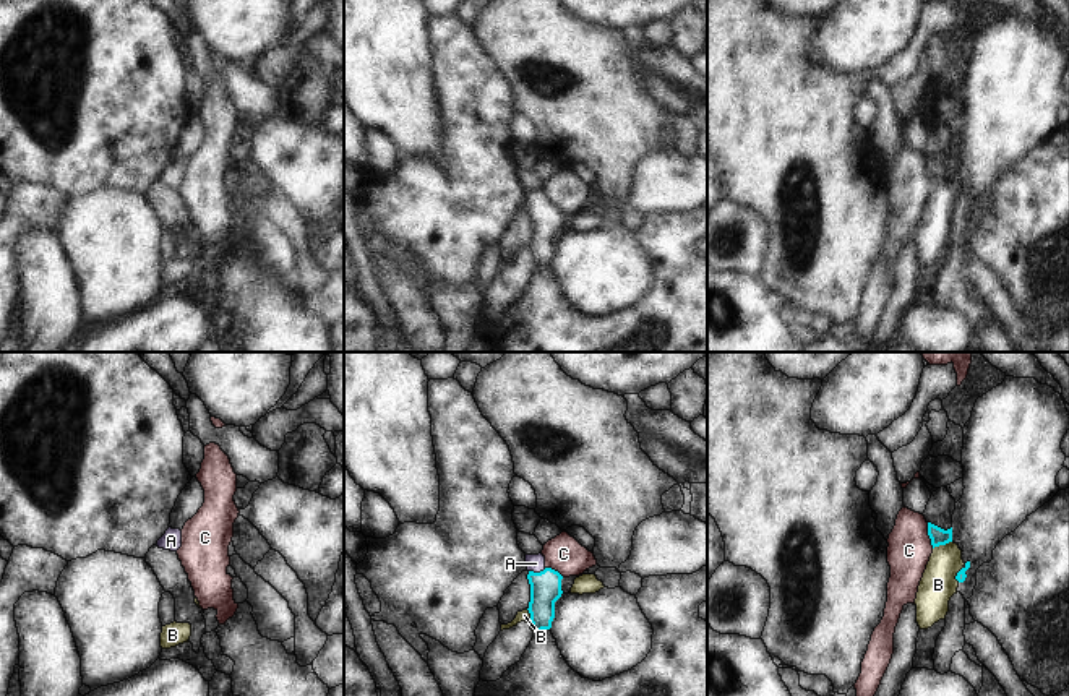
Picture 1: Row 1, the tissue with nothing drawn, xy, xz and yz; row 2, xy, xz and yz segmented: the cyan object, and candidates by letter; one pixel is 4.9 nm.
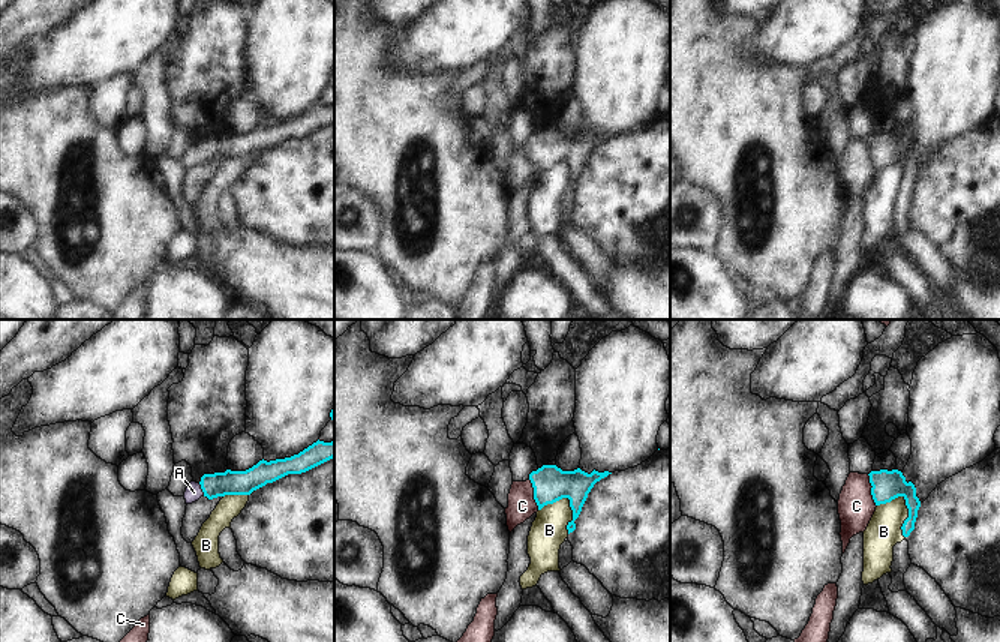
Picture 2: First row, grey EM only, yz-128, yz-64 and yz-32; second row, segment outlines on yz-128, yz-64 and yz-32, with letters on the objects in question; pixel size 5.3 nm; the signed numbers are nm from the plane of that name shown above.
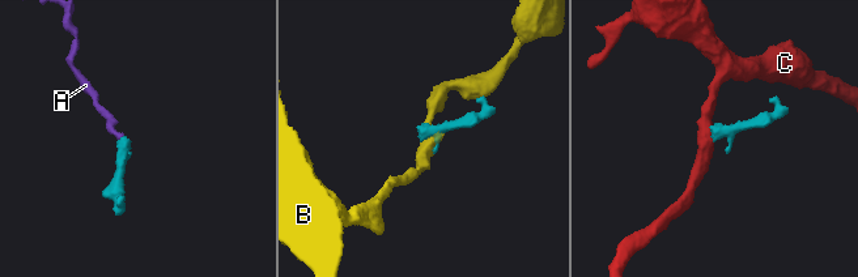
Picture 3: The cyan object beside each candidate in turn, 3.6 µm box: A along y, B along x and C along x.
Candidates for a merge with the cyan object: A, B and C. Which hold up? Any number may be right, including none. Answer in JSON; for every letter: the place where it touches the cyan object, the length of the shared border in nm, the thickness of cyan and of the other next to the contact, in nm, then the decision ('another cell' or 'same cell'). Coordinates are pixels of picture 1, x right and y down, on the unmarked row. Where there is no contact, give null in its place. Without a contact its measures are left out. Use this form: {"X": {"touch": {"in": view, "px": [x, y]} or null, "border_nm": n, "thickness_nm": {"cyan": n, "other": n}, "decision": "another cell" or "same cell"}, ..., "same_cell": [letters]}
{"A": {"touch": {"in": "xz", "px": [537, 210]}, "border_nm": 90, "thickness_nm": {"cyan": 160, "other": 90}, "decision": "same cell"}, "B": {"touch": {"in": "xz", "px": [531, 257]}, "border_nm": 120, "thickness_nm": {"cyan": 160, "other": 60}, "decision": "another cell"}, "C": {"touch": {"in": "yz", "px": [930, 172]}, "border_nm": 130, "thickness_nm": {"cyan": 90, "other": 220}, "decision": "another cell"}, "same_cell": ["A"]}

